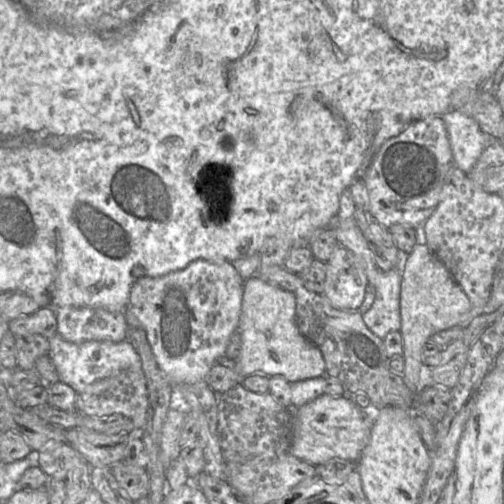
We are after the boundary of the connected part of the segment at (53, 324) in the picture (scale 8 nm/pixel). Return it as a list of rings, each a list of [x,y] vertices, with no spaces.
[[[41,307],[33,313],[9,321],[8,324],[8,330],[15,337],[40,334],[49,339],[57,333],[57,315],[51,307]]]

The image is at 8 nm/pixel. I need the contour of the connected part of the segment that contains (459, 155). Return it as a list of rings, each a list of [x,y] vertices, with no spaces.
[[[449,110],[441,118],[444,121],[452,150],[453,162],[464,173],[469,173],[490,139],[478,123],[462,110]]]

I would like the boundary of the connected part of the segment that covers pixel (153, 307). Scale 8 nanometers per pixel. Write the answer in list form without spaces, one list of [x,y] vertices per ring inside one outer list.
[[[198,259],[181,270],[160,277],[141,277],[133,284],[127,306],[123,310],[126,321],[130,326],[141,326],[145,330],[147,340],[160,369],[168,376],[173,385],[194,384],[199,381],[205,381],[206,376],[216,359],[225,356],[228,341],[232,333],[238,329],[244,293],[244,282],[245,280],[241,277],[231,262],[215,262]]]

